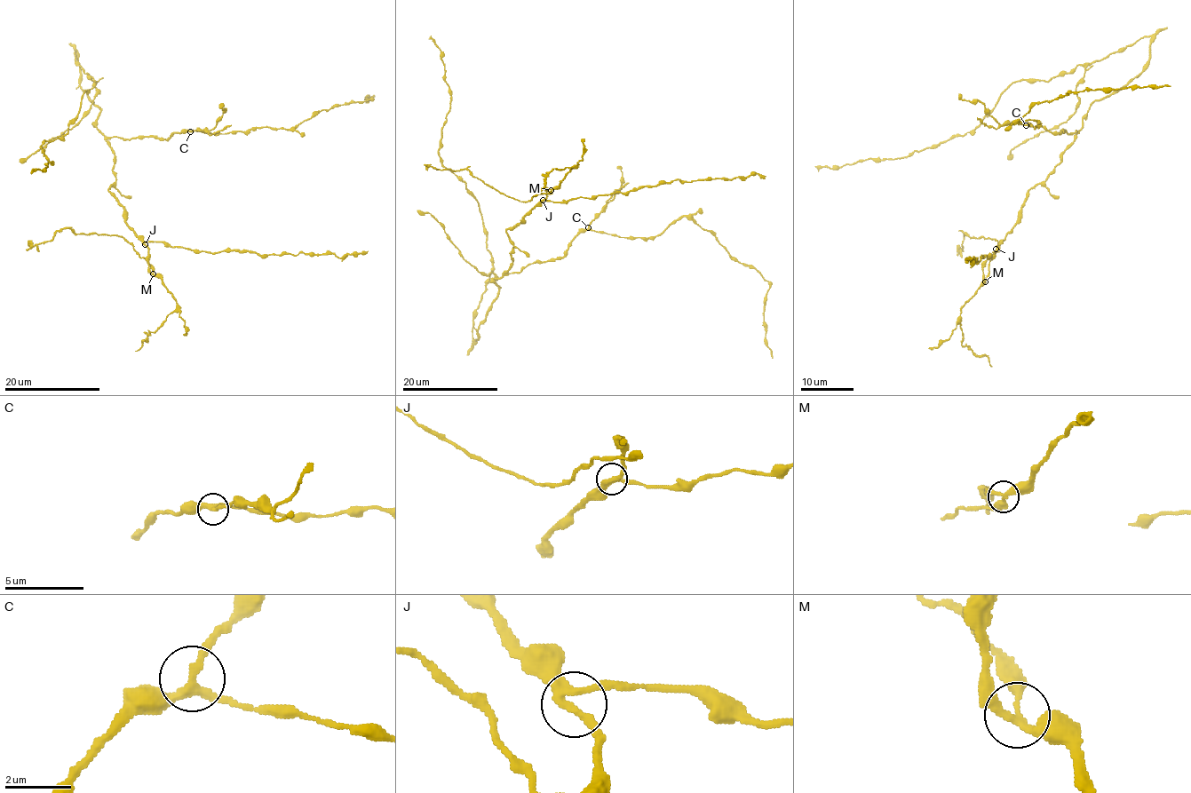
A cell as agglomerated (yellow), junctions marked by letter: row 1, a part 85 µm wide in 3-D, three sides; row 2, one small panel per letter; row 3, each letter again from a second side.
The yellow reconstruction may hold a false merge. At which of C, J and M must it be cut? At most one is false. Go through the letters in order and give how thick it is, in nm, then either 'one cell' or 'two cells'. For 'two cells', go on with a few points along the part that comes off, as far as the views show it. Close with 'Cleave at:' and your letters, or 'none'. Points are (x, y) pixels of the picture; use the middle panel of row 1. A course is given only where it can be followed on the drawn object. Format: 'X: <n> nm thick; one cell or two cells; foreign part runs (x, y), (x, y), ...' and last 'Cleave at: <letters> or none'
C: 240 nm thick; one cell
J: 240 nm thick; one cell
M: 240 nm thick; two cells; foreign part runs (551, 190), (537, 194), (528, 201), (518, 200), (500, 194), (465, 169), (436, 170), (424, 163)
Cleave at: M

